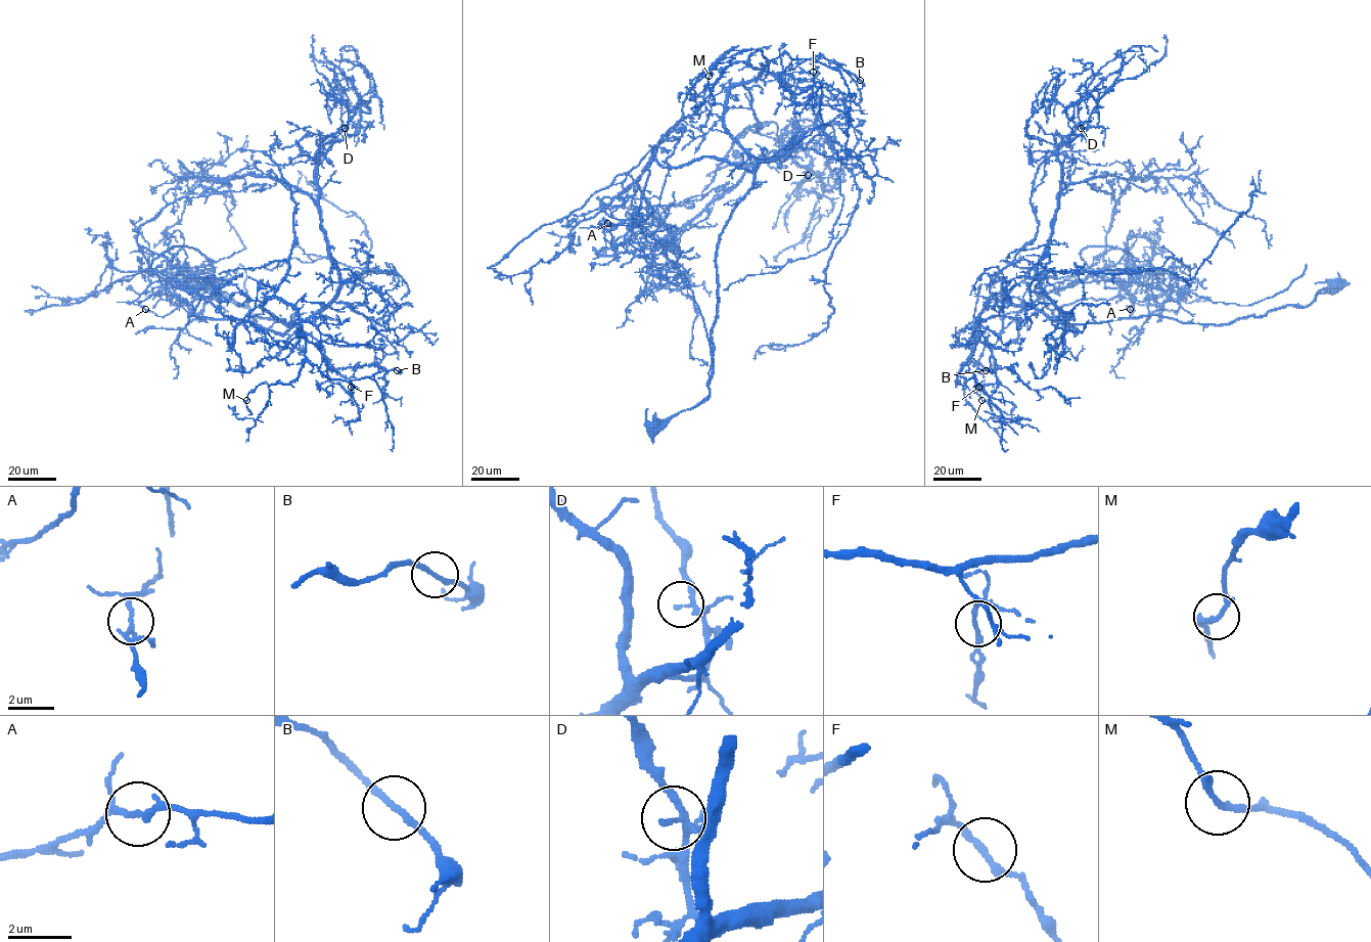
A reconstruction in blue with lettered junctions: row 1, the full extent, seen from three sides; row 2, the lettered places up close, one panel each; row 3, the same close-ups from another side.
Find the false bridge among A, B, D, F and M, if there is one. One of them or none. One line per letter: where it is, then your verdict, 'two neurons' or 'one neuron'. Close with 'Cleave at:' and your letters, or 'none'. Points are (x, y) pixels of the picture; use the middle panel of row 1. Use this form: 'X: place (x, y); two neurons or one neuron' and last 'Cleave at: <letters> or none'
A: place (607, 223); two neurons
B: place (860, 80); one neuron
D: place (808, 175); one neuron
F: place (813, 72); one neuron
M: place (709, 76); one neuron
Cleave at: A

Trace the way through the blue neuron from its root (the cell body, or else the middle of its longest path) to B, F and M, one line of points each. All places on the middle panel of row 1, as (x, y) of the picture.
B: (653, 430), (709, 395), (719, 234), (758, 165), (725, 127), (728, 93), (783, 53), (840, 66), (860, 80)
F: (653, 430), (709, 395), (719, 234), (758, 165), (725, 127), (726, 95), (765, 69), (802, 93), (813, 72)
M: (653, 430), (709, 395), (719, 234), (758, 165), (726, 128), (724, 105), (768, 60), (739, 51), (709, 76)

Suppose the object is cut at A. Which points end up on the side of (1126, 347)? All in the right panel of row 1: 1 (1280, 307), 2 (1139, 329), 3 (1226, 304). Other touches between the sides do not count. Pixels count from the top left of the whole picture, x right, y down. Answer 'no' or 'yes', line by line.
1: no
2: yes
3: yes

